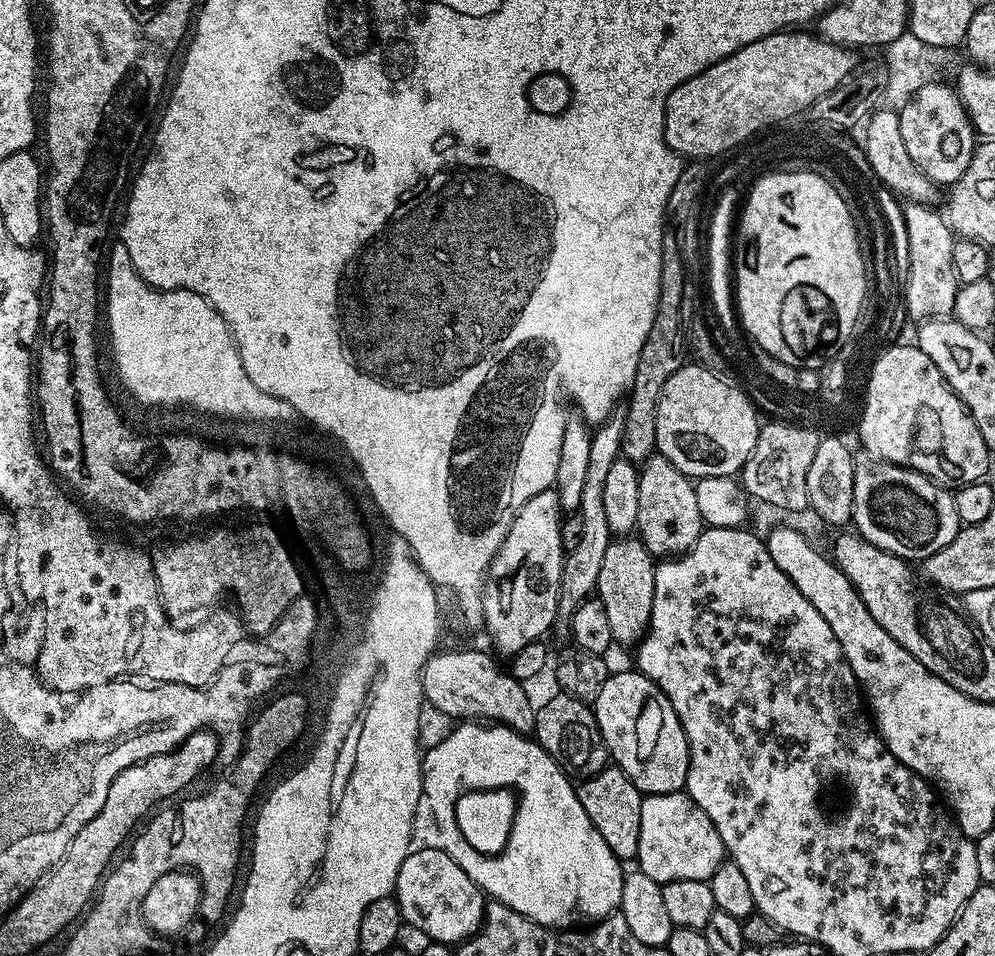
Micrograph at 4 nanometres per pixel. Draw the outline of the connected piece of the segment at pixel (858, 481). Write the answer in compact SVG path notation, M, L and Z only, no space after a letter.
M864 458L864 461L861 459L854 470L852 524L855 531L868 543L891 556L900 557L904 562L923 562L938 550L949 547L962 527L956 509L956 497L947 487L937 484L935 480L929 480L927 476L915 472L912 468L904 468L901 464L885 464L875 458Z

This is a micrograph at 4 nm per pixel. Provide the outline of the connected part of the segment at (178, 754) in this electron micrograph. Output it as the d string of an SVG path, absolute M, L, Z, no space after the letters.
M201 730L190 733L173 751L151 756L122 770L118 778L110 782L110 790L98 814L94 814L94 818L90 818L90 822L86 822L86 826L82 826L82 830L74 834L66 854L52 869L51 883L38 894L32 895L31 899L24 901L23 907L20 907L12 920L12 932L54 932L56 928L63 927L67 920L79 912L80 905L87 899L88 892L91 892L92 884L101 885L110 865L117 859L116 851L125 847L126 841L137 831L141 821L157 807L155 804L159 800L168 800L171 796L179 797L179 792L199 772L204 772L212 763L217 763L219 751L220 742L216 733Z

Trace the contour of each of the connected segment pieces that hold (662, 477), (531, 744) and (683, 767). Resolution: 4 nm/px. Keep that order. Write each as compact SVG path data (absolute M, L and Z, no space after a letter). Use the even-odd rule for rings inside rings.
M653 454L639 465L638 522L635 531L656 558L675 558L693 548L706 525L699 513L695 483L664 456Z
M460 722L457 725L457 728L445 740L438 741L429 752L427 749L422 756L422 800L426 808L428 804L429 810L432 811L434 828L444 828L444 841L439 847L443 848L446 854L450 854L450 858L454 858L454 862L458 862L458 866L462 866L462 870L466 870L466 874L470 874L470 878L479 886L485 897L491 898L497 904L506 905L510 910L530 918L535 924L568 926L571 925L568 924L571 920L599 922L605 916L613 915L620 906L622 882L626 872L625 869L620 869L623 868L621 861L617 860L616 855L610 850L610 846L606 846L606 842L602 842L602 834L598 834L598 830L594 830L594 822L590 822L590 818L586 818L586 810L582 810L582 802L578 802L573 781L557 766L554 758L550 758L550 754L546 754L543 746L527 735L515 732L512 728L505 728L503 724L495 722ZM484 784L505 784L513 793L516 791L520 795L520 801L517 799L514 804L514 815L511 817L510 827L506 832L502 856L496 856L496 860L484 860L484 856L476 856L476 852L472 852L472 848L468 848L468 844L456 844L456 828L452 828L452 812L448 812L448 808L452 808L452 800L456 800L456 796L460 796L460 792L464 792L464 788L484 788Z
M639 670L620 672L609 675L602 686L602 694L594 701L594 711L598 730L602 734L604 744L608 747L611 763L620 768L634 782L634 786L642 794L657 792L679 792L688 782L688 739L672 703L665 698L660 687L652 679Z

